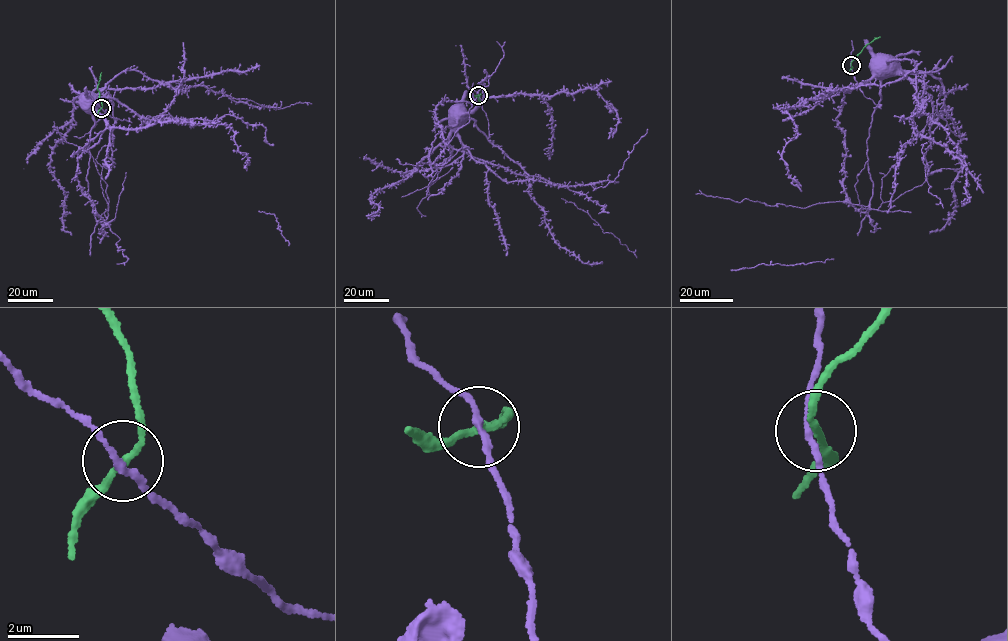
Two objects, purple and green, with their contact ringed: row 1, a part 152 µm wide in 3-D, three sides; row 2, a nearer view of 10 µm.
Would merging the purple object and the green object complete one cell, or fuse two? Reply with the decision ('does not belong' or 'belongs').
belongs

